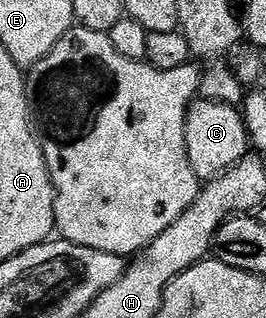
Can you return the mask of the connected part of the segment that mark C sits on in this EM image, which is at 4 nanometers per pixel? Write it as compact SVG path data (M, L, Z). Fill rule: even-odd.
M196 100L187 112L185 124L185 144L189 164L201 180L210 180L224 174L249 154L249 135L243 123L243 115L236 107L227 106L224 102Z

